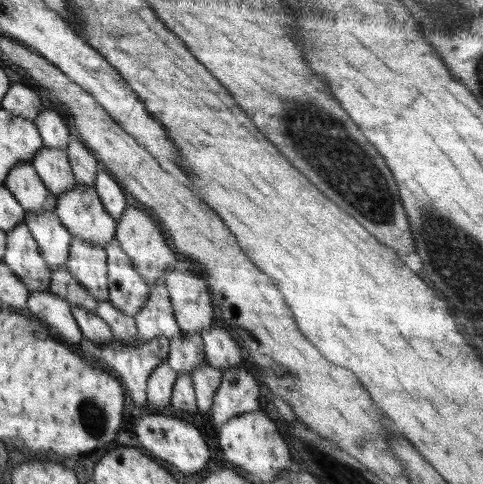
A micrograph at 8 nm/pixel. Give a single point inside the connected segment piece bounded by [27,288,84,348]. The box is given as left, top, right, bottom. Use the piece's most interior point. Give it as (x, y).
(56, 313)

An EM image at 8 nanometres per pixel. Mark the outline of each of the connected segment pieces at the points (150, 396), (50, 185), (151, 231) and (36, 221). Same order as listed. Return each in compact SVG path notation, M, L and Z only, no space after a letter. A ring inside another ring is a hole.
M162 362L152 372L147 382L147 407L153 412L163 412L170 408L176 378L177 374L168 362Z
M43 146L43 150L38 152L32 162L41 182L57 198L76 186L67 149L58 150Z
M128 205L122 218L117 222L117 234L115 236L119 243L121 252L128 256L128 260L132 262L134 270L146 278L148 288L156 286L156 280L160 276L165 276L174 266L176 266L177 257L174 256L173 250L166 245L166 236L162 233L158 222L154 220L154 216L150 216L149 212Z
M56 211L30 212L26 214L24 222L36 240L48 270L58 270L62 264L67 264L73 236L62 226Z

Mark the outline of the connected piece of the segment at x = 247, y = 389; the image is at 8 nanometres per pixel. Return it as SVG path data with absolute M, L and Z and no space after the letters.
M242 365L232 370L224 370L221 377L210 410L216 430L238 414L258 410L260 408L258 398L262 392L258 382Z

